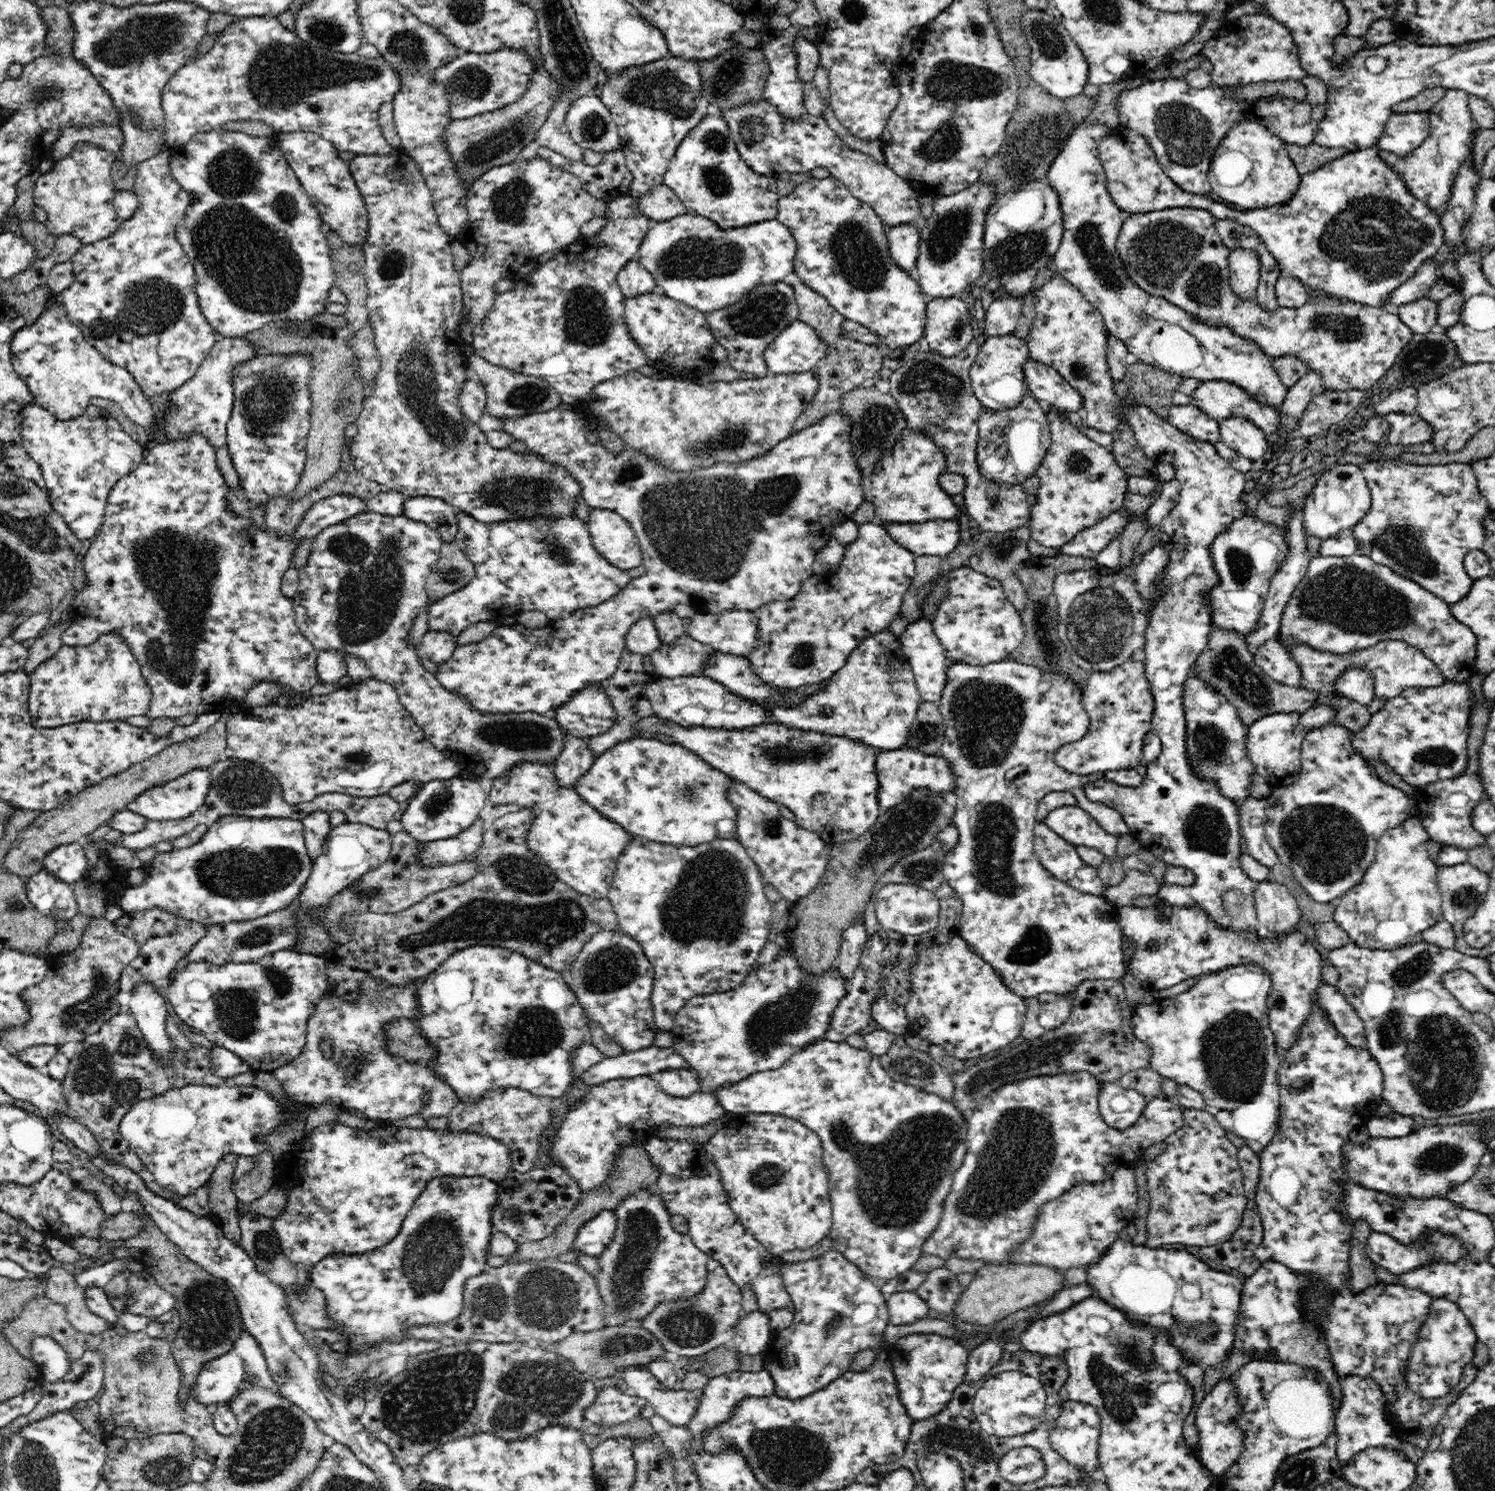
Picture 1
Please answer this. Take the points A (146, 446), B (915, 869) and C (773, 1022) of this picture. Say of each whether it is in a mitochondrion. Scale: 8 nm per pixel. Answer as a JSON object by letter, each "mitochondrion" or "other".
{"A":"other","B":"mitochondrion","C":"mitochondrion"}

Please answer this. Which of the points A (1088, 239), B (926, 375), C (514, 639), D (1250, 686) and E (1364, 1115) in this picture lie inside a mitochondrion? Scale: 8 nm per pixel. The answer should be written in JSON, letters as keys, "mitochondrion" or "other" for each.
{"A":"mitochondrion","B":"mitochondrion","C":"other","D":"mitochondrion","E":"other"}

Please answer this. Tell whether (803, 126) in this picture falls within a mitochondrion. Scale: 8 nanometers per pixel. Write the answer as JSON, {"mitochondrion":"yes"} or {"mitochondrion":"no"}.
{"mitochondrion":"no"}

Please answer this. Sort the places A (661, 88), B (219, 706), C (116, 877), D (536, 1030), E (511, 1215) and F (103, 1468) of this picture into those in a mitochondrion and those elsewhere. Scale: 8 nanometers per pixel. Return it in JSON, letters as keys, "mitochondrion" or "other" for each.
{"A":"mitochondrion","B":"other","C":"other","D":"mitochondrion","E":"mitochondrion","F":"other"}

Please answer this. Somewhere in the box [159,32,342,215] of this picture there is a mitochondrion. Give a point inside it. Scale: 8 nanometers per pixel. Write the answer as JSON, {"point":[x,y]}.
{"point":[227,166]}

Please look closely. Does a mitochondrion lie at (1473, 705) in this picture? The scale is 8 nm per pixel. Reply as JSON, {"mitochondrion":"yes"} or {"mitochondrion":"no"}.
{"mitochondrion":"no"}

